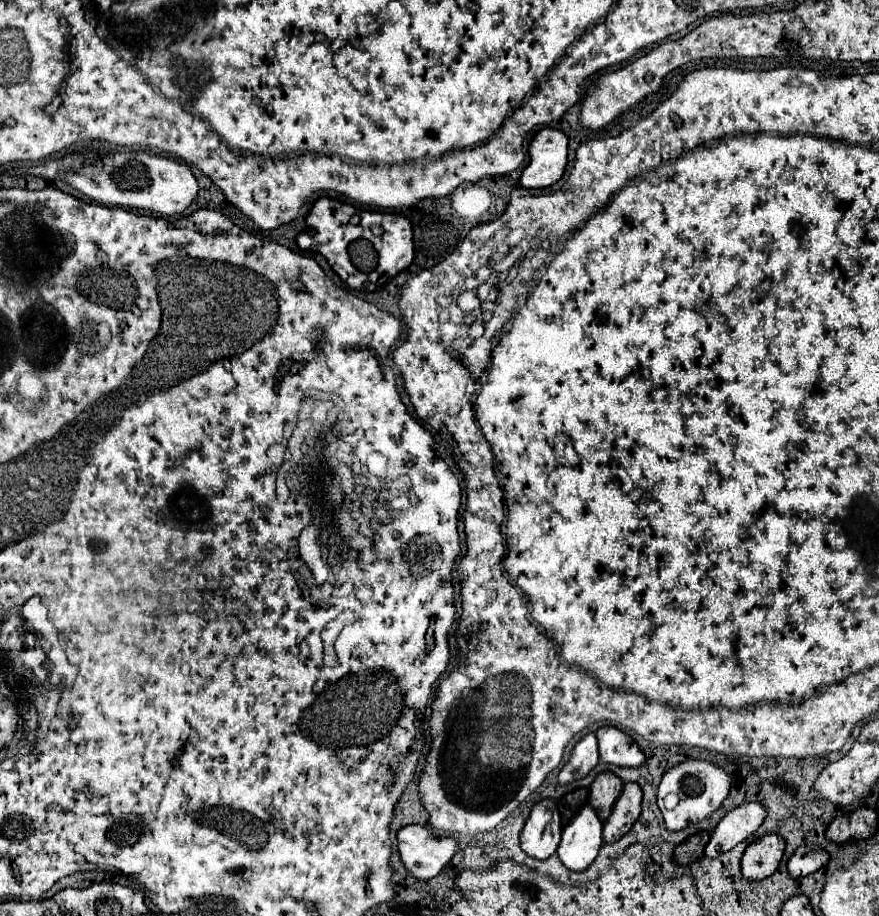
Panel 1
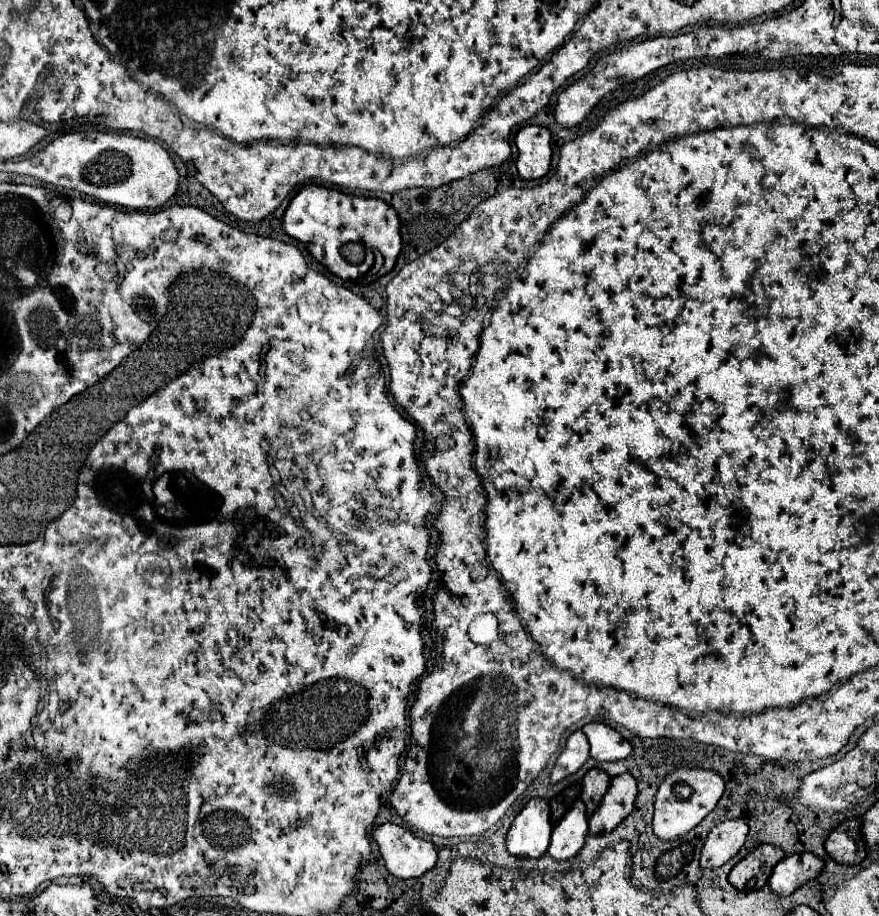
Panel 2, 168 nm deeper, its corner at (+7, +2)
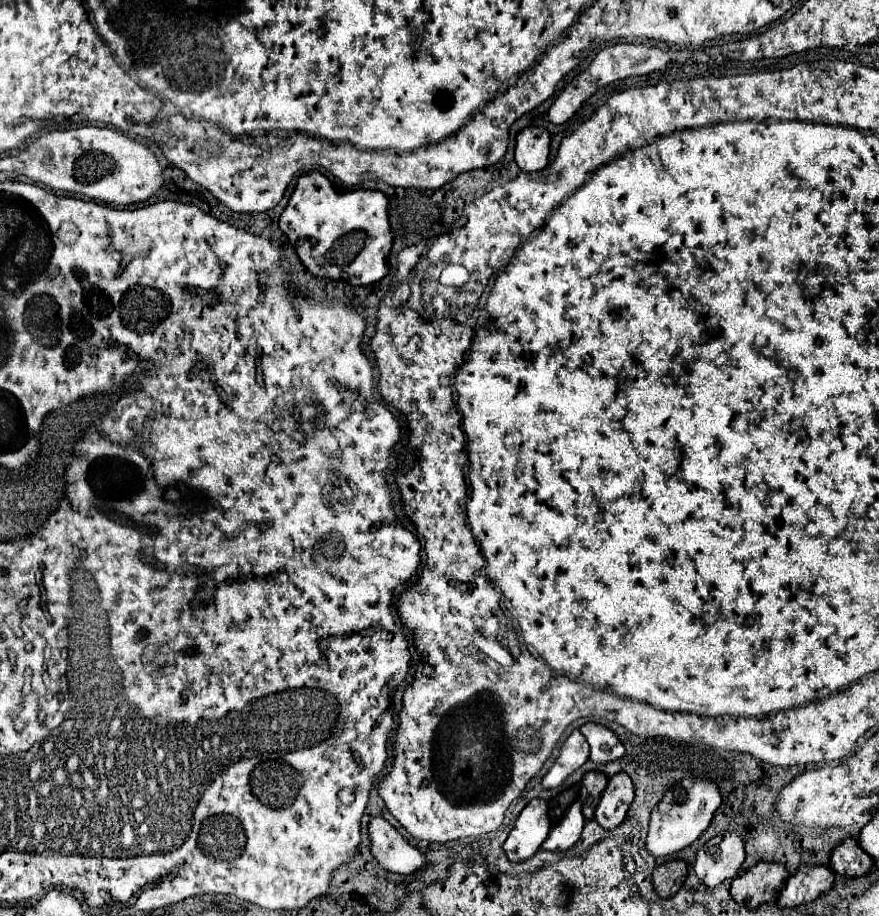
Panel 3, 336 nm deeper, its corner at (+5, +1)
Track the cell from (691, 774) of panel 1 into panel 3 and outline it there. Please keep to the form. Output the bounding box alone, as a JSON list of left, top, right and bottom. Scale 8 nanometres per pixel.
[646,779,722,857]

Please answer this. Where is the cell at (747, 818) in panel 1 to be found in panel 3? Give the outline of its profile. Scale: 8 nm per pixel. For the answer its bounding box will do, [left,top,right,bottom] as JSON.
[694,833,744,887]

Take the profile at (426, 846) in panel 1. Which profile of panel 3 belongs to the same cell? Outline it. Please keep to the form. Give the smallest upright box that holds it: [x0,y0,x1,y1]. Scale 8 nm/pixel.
[368,817,426,875]

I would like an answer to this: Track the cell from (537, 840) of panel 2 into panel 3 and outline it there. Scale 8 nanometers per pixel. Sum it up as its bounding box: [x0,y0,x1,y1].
[504,799,550,861]

